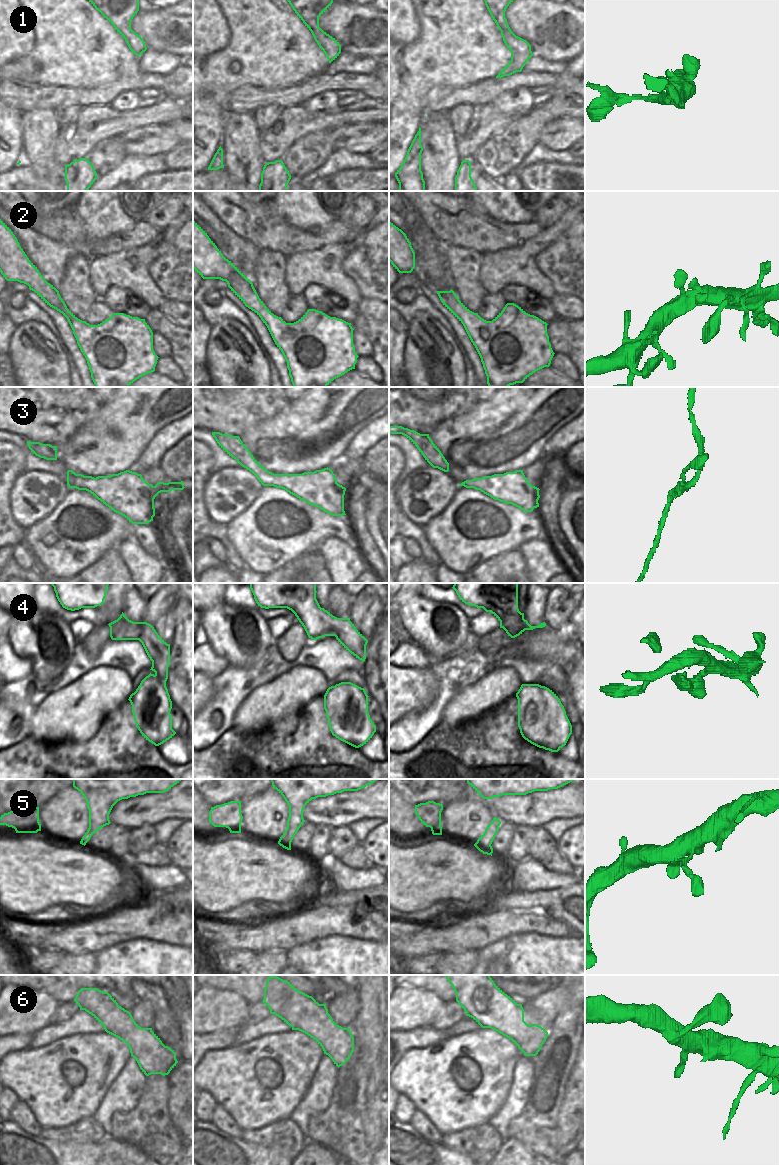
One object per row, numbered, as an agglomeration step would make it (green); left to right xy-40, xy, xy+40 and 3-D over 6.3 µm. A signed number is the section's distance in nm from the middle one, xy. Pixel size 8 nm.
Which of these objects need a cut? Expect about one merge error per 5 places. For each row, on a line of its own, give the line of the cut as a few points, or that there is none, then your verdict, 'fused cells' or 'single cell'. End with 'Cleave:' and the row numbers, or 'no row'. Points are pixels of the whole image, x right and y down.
1: no cut | single cell
2: no cut | single cell
3: no cut | single cell
4: no cut | single cell
5: no cut | single cell
6: no cut | single cell
Cleave: no row

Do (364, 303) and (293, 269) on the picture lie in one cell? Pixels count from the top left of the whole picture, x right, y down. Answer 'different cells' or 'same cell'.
different cells

